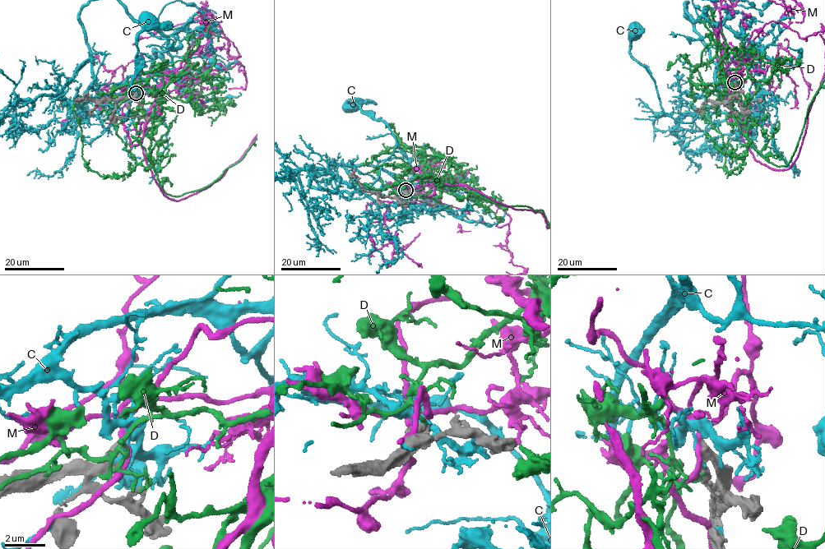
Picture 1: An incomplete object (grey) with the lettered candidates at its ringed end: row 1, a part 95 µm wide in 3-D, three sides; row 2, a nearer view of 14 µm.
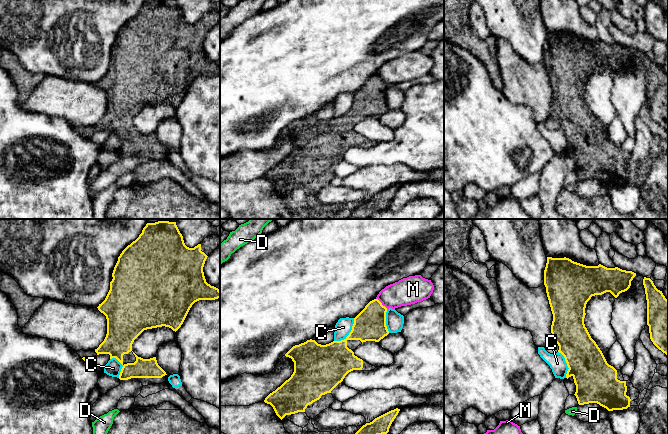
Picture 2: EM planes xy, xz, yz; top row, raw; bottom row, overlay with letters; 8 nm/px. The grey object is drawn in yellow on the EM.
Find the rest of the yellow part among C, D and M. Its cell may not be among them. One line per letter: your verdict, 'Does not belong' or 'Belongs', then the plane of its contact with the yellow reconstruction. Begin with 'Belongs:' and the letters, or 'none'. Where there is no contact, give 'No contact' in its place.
Belongs: none
C: Does not belong. Touches yellow in xz
D: Does not belong. No contact
M: Does not belong. Touches yellow in xz

